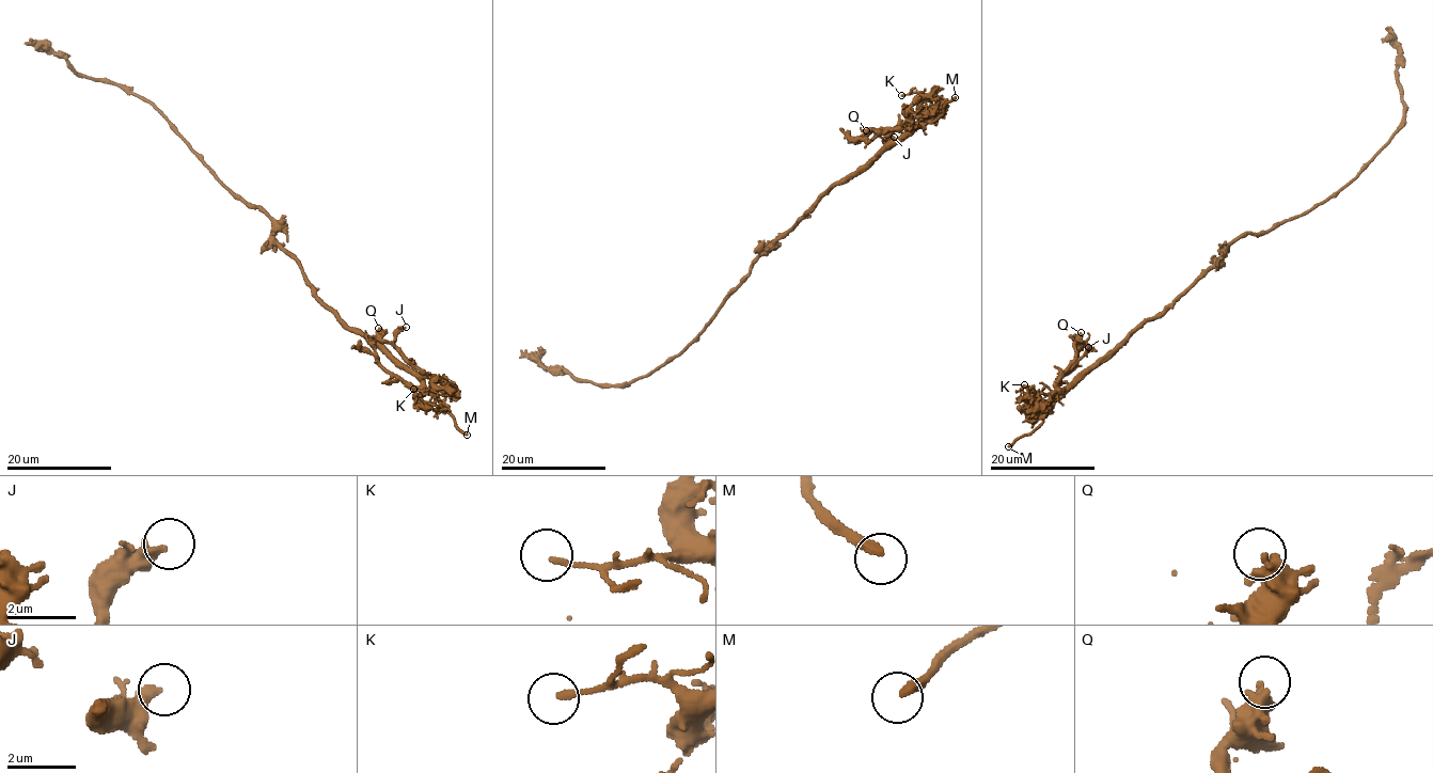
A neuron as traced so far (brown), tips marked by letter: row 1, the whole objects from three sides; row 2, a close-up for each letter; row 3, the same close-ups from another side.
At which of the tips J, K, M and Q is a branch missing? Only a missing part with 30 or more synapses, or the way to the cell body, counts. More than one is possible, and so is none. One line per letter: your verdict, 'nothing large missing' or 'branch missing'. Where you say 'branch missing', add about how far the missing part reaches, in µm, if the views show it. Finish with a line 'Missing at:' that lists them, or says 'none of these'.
J: nothing large missing
K: nothing large missing
M: branch missing; about 50 µm are missing
Q: nothing large missing
Missing at: M

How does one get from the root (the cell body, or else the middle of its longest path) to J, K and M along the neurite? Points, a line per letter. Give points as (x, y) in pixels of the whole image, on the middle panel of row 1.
J: (758, 254), (791, 229), (812, 208), (821, 193), (864, 164), (901, 135), (910, 123), (883, 139), (894, 137)
K: (758, 254), (791, 229), (821, 193), (841, 183), (920, 119), (920, 96), (901, 95)
M: (758, 254), (791, 229), (821, 193), (903, 133), (935, 120), (955, 97)

